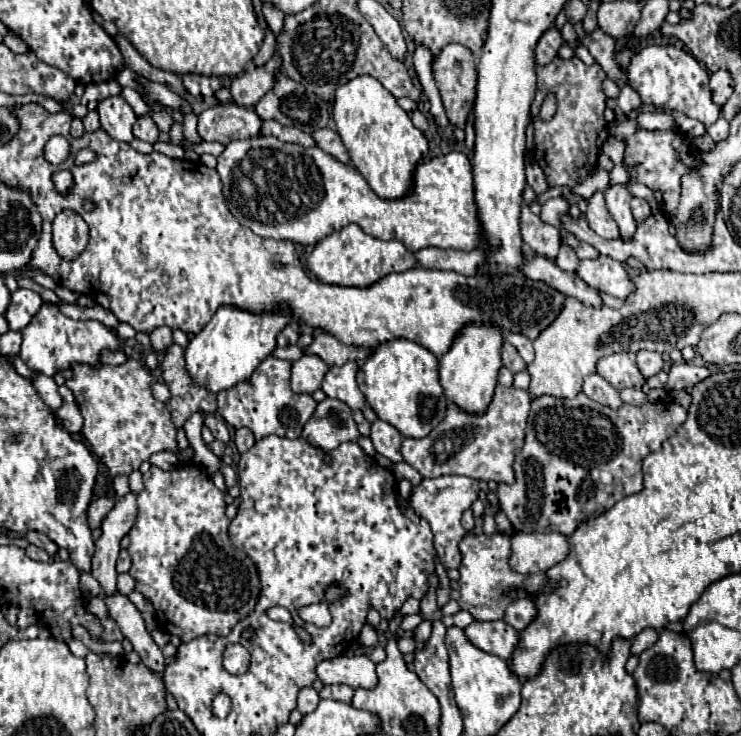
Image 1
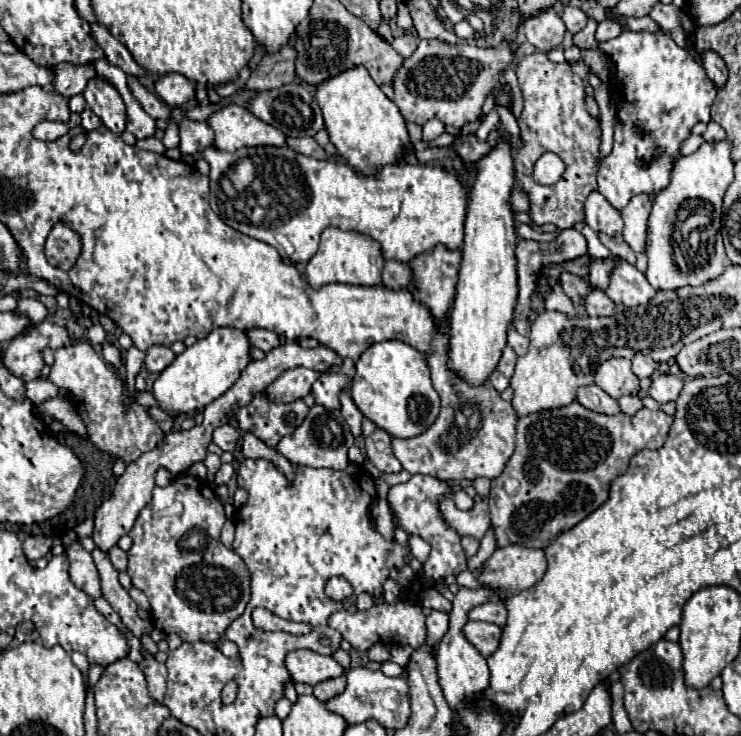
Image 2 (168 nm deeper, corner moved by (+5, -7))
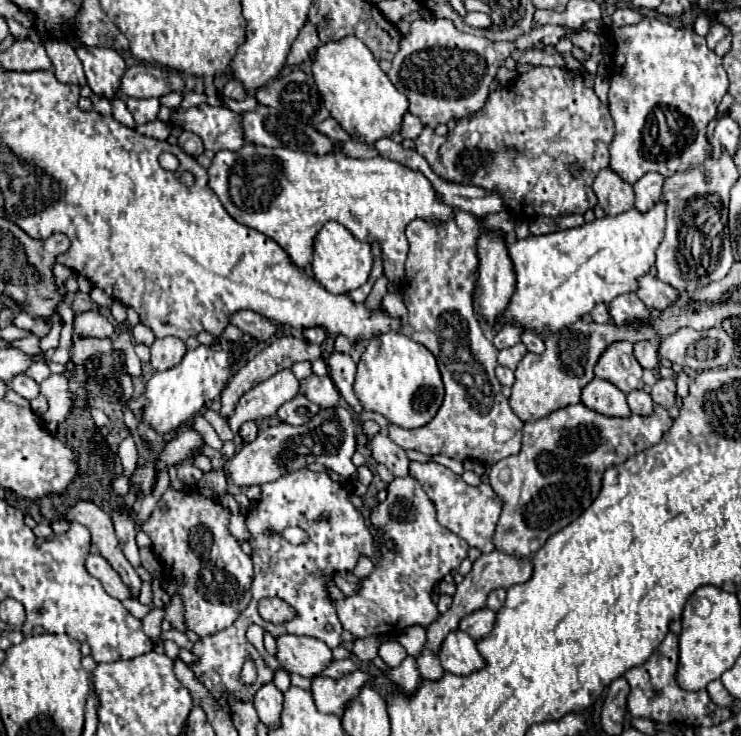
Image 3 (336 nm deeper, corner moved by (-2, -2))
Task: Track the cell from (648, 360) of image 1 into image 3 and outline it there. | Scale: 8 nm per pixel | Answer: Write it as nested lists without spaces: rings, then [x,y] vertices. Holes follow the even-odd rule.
[[[636,342],[634,356],[642,368],[646,370],[658,368],[658,346],[654,342]]]

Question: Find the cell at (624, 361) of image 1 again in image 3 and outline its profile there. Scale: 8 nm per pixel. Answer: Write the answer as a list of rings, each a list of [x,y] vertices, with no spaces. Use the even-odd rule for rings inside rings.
[[[614,342],[612,346],[608,346],[608,350],[600,356],[594,374],[596,378],[612,382],[624,394],[640,390],[644,386],[642,366],[634,358],[630,342]]]

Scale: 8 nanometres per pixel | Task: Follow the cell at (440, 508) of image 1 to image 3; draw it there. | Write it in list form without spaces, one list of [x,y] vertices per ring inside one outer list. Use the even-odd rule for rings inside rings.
[[[412,476],[394,478],[388,484],[388,498],[378,504],[370,520],[382,530],[382,540],[392,538],[396,546],[394,550],[382,546],[380,564],[372,576],[362,580],[362,590],[356,596],[336,600],[344,630],[352,632],[354,638],[366,638],[372,634],[400,636],[410,626],[430,626],[440,614],[432,602],[432,590],[468,556],[468,544],[438,524],[432,500]]]

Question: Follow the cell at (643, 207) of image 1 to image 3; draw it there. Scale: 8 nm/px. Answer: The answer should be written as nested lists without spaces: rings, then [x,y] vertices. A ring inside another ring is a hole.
[[[646,174],[644,178],[640,178],[634,184],[634,194],[636,194],[636,210],[638,212],[648,212],[662,194],[662,182],[664,176],[662,174]]]

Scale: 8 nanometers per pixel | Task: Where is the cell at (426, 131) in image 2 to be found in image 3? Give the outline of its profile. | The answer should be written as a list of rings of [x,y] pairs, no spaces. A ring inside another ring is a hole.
[[[532,66],[528,72],[520,74],[510,88],[492,92],[482,110],[458,120],[456,128],[446,136],[438,136],[434,128],[426,126],[416,138],[416,150],[444,180],[502,192],[508,210],[516,218],[560,218],[584,214],[588,208],[592,210],[596,206],[592,182],[602,168],[608,168],[608,146],[612,144],[612,138],[614,122],[610,110],[598,100],[592,88],[584,86],[584,80],[578,72],[564,66]]]

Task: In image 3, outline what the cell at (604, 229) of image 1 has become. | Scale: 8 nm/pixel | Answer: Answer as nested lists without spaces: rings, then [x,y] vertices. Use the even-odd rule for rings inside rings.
[[[600,170],[600,174],[594,178],[592,184],[594,194],[598,196],[598,204],[608,216],[622,214],[634,206],[634,192],[632,186],[626,182],[620,182],[612,170]]]

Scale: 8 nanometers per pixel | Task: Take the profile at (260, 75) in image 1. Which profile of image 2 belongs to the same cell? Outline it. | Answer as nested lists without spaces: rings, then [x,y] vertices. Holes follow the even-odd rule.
[[[283,47],[279,53],[263,55],[259,65],[251,71],[245,87],[253,91],[265,91],[295,81],[293,59],[297,59],[297,51],[293,51],[293,47]]]

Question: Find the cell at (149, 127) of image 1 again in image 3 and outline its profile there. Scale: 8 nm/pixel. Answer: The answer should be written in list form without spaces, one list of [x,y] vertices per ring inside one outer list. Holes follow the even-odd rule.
[[[128,98],[126,106],[130,110],[130,114],[134,116],[136,124],[146,124],[146,122],[154,122],[158,120],[158,110],[160,110],[160,102],[158,98]]]

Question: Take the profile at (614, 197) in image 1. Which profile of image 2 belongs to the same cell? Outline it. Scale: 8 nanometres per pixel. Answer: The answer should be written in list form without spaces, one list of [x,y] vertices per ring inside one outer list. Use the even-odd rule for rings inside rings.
[[[623,31],[619,37],[609,39],[605,43],[597,43],[597,47],[609,55],[609,59],[615,65],[615,79],[613,79],[613,103],[617,103],[617,115],[615,115],[615,143],[607,157],[601,159],[597,181],[599,191],[607,197],[607,201],[615,209],[623,209],[631,197],[639,193],[651,193],[661,191],[669,185],[673,165],[679,159],[681,145],[691,135],[691,127],[699,121],[709,123],[709,111],[711,103],[715,99],[717,87],[707,77],[703,65],[683,47],[679,47],[667,33],[663,31]]]

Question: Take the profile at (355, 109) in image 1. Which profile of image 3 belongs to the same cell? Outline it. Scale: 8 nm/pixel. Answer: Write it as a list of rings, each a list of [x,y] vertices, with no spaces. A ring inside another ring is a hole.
[[[356,36],[320,46],[312,58],[312,76],[330,116],[338,120],[350,136],[374,144],[380,138],[400,134],[402,118],[408,112],[408,100],[392,86],[372,52]]]

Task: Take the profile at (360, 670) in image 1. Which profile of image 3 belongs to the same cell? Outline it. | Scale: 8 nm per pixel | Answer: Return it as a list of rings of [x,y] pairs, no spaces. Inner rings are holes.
[[[284,634],[278,640],[278,662],[290,674],[300,674],[306,678],[320,676],[324,668],[332,662],[330,648],[310,636],[292,636]]]

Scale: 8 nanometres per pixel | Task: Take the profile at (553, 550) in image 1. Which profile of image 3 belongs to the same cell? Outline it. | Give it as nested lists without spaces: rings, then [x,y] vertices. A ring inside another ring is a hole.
[[[494,550],[490,554],[482,554],[476,562],[474,562],[474,568],[472,572],[458,584],[456,588],[456,594],[454,594],[454,602],[450,606],[448,612],[444,612],[442,616],[436,618],[436,622],[432,622],[426,630],[426,644],[420,652],[420,656],[416,656],[416,664],[418,664],[418,672],[420,672],[420,678],[422,680],[440,680],[444,676],[444,668],[440,664],[440,658],[438,658],[438,652],[440,652],[440,646],[444,642],[444,638],[458,630],[458,624],[462,618],[470,616],[472,612],[480,610],[486,606],[486,598],[492,590],[496,588],[510,588],[514,584],[524,584],[532,578],[534,574],[534,564],[530,558],[518,558],[514,554],[504,554],[500,550]]]

